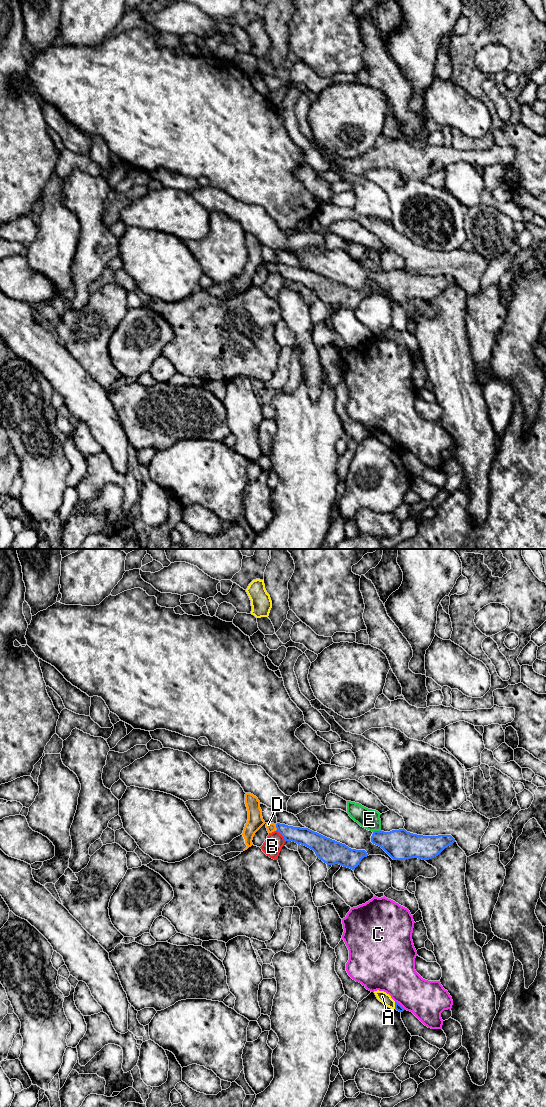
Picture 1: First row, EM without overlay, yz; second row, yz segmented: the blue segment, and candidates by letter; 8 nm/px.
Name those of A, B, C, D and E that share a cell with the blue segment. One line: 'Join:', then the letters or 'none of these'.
Join: D

